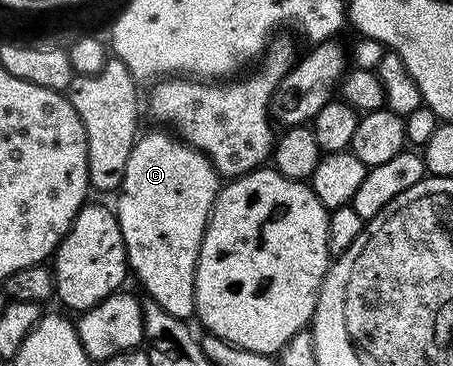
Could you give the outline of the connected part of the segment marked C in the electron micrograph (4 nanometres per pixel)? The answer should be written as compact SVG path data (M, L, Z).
M142 131L140 135L138 135L135 143L133 143L131 158L127 158L127 170L123 174L123 182L119 189L119 195L116 197L118 200L117 204L115 203L115 211L117 213L119 226L123 230L123 242L125 243L127 254L129 255L129 267L132 275L137 275L138 282L145 287L146 293L144 295L148 297L148 299L154 300L159 306L163 306L163 310L167 310L167 314L171 314L180 320L188 321L197 310L195 306L195 270L197 269L197 259L199 258L199 250L203 242L205 227L209 221L209 215L211 214L213 203L219 191L219 177L209 157L203 155L199 149L193 148L191 145L185 143L180 136L174 134L172 131L157 131L161 132Z

